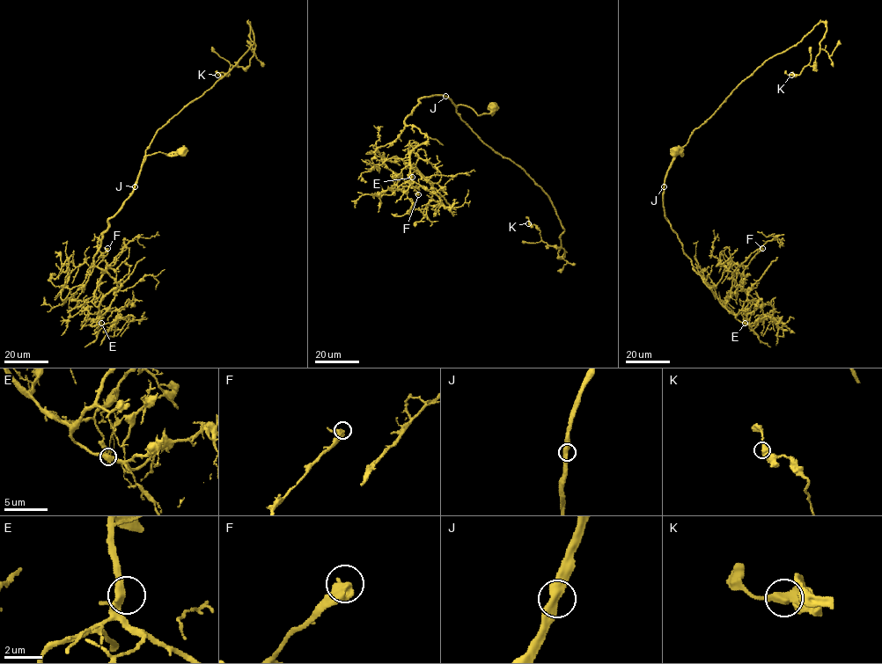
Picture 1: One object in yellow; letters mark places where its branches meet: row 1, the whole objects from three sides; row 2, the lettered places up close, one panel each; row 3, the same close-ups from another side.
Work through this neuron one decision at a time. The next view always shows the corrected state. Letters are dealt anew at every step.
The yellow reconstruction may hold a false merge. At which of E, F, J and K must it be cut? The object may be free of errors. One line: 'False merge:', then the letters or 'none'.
False merge: none

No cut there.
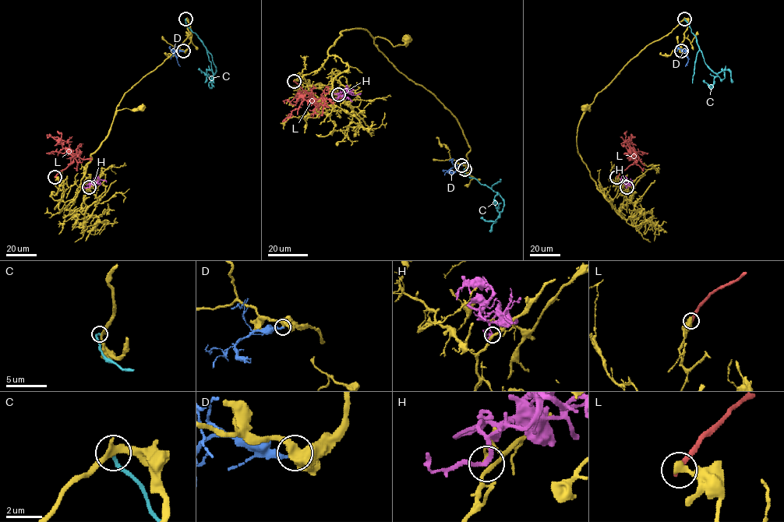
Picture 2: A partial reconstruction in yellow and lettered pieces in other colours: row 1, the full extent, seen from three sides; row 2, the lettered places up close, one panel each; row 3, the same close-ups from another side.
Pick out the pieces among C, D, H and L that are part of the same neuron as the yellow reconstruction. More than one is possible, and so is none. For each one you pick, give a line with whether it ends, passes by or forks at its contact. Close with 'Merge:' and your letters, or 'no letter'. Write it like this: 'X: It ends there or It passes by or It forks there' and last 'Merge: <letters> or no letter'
Merge: no letter

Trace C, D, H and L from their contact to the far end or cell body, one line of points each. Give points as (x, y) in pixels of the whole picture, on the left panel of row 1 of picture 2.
C: (185, 19), (186, 26), (211, 54), (216, 72), (211, 76), (210, 88), (209, 83), (211, 80)
D: (183, 51), (177, 49), (174, 51), (180, 66)
H: (89, 187), (98, 179), (97, 178), (96, 181)
L: (54, 177), (73, 161), (74, 155), (47, 135), (48, 138)

